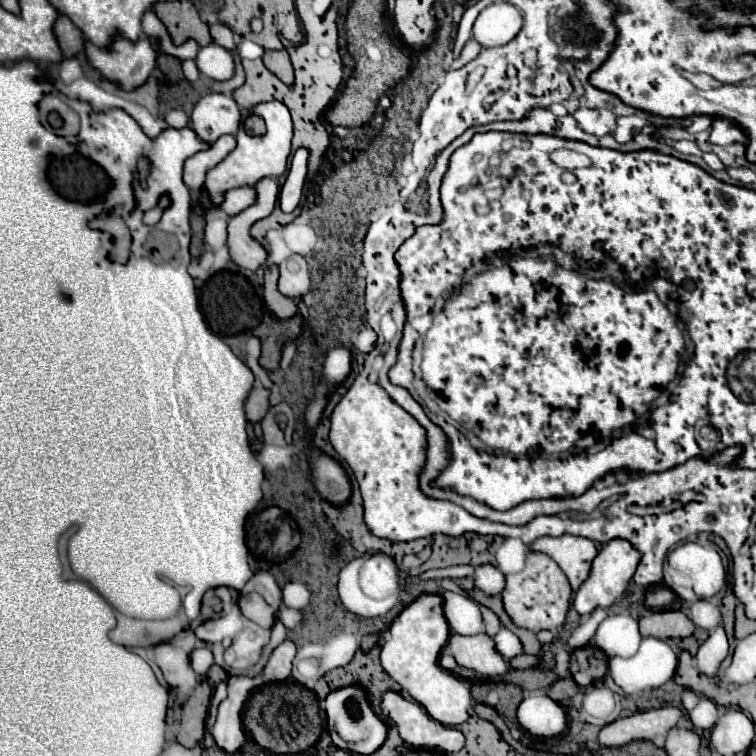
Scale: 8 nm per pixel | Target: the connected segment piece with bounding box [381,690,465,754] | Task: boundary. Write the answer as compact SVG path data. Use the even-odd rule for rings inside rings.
M391 690L383 692L383 696L381 696L381 712L383 712L385 718L389 718L397 726L399 736L407 744L411 744L413 748L427 748L427 750L453 754L453 752L459 752L465 746L463 732L459 732L453 726L445 726L445 724L433 720L417 702L409 702L401 694L397 694L397 692L391 692Z

